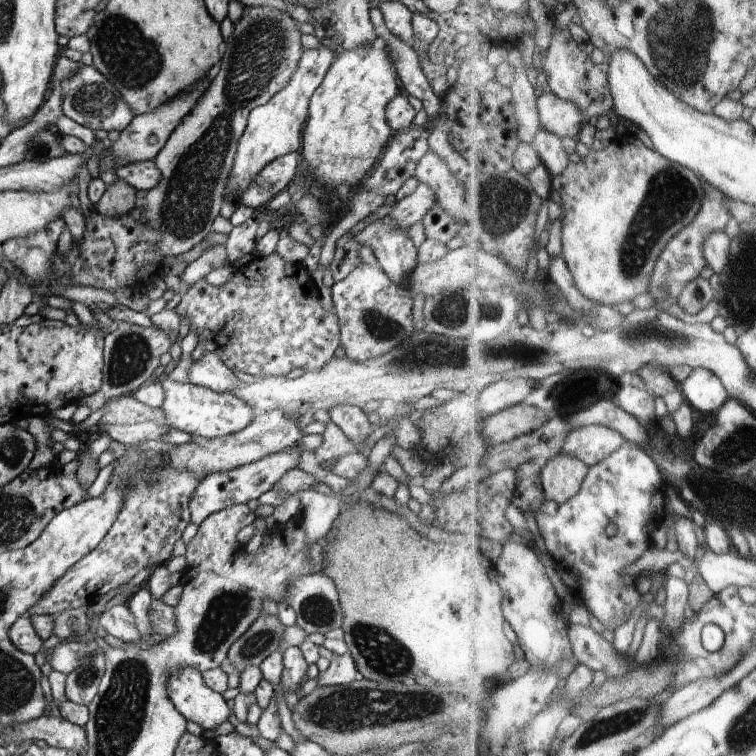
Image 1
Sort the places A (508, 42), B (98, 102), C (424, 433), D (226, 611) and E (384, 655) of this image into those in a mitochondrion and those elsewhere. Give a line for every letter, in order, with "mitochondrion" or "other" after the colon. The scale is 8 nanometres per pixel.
A: other
B: mitochondrion
C: other
D: mitochondrion
E: mitochondrion

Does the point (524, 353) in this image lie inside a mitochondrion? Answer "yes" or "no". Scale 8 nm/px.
yes

